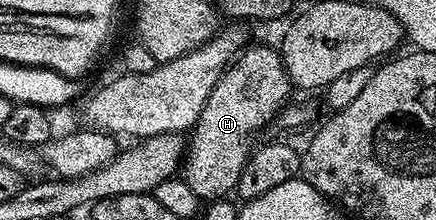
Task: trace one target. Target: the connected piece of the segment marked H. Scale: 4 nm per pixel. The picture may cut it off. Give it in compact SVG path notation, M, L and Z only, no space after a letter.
M246 46L229 64L191 129L185 154L186 169L191 169L184 170L183 177L196 196L203 201L216 201L226 198L236 188L239 173L243 173L243 165L247 165L254 146L253 134L268 119L278 118L279 112L290 102L289 91L289 75L276 46Z

